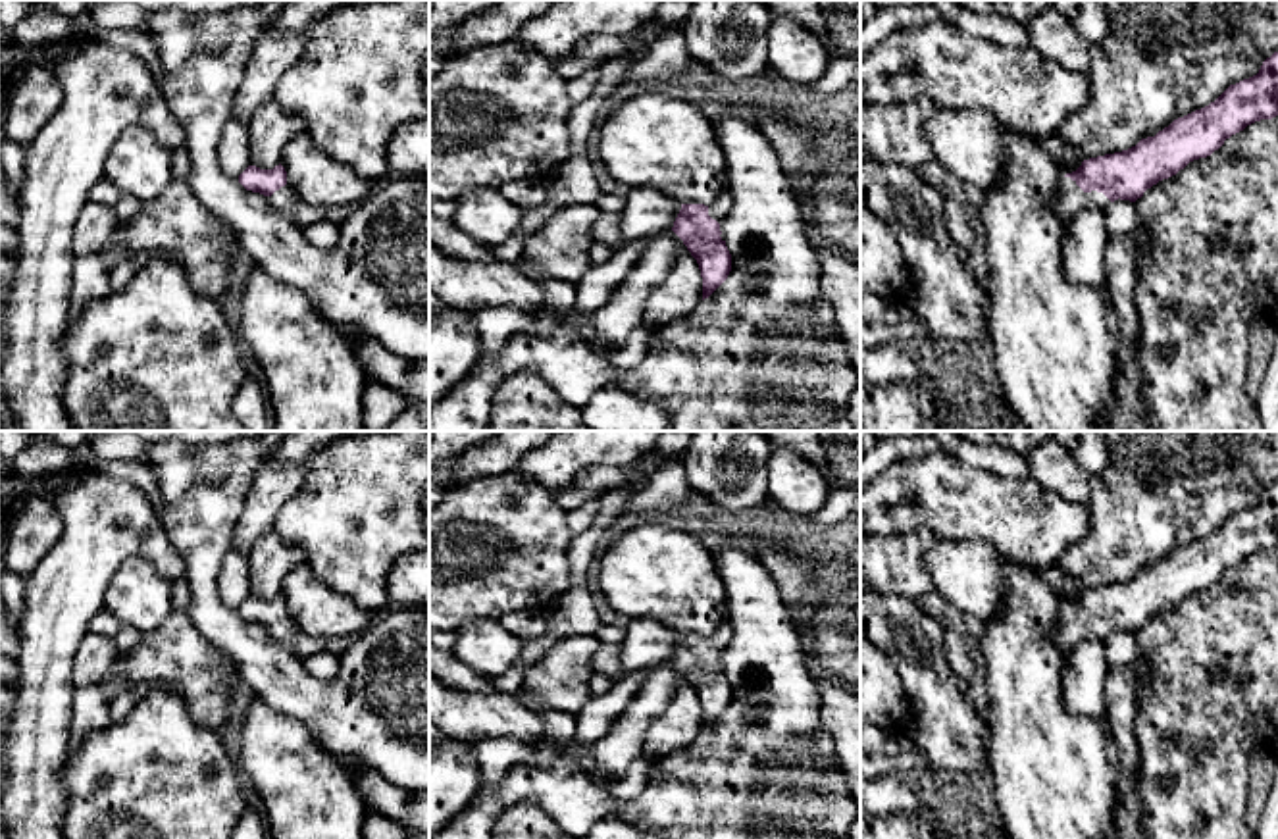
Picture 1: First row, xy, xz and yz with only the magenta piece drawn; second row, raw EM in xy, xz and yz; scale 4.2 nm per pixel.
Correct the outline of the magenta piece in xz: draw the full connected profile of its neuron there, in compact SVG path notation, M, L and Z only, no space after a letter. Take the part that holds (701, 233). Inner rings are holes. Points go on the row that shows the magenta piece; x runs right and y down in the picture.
M728 189L714 204L681 204L672 231L683 241L697 260L703 277L703 300L708 298L729 275L731 254L720 237L720 221L728 216Z

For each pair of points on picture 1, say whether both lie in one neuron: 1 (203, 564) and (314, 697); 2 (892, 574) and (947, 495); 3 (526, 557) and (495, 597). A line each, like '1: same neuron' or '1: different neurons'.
1: same neuron
2: different neurons
3: same neuron

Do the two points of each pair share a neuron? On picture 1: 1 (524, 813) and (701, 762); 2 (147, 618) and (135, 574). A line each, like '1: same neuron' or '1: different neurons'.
1: different neurons
2: same neuron

